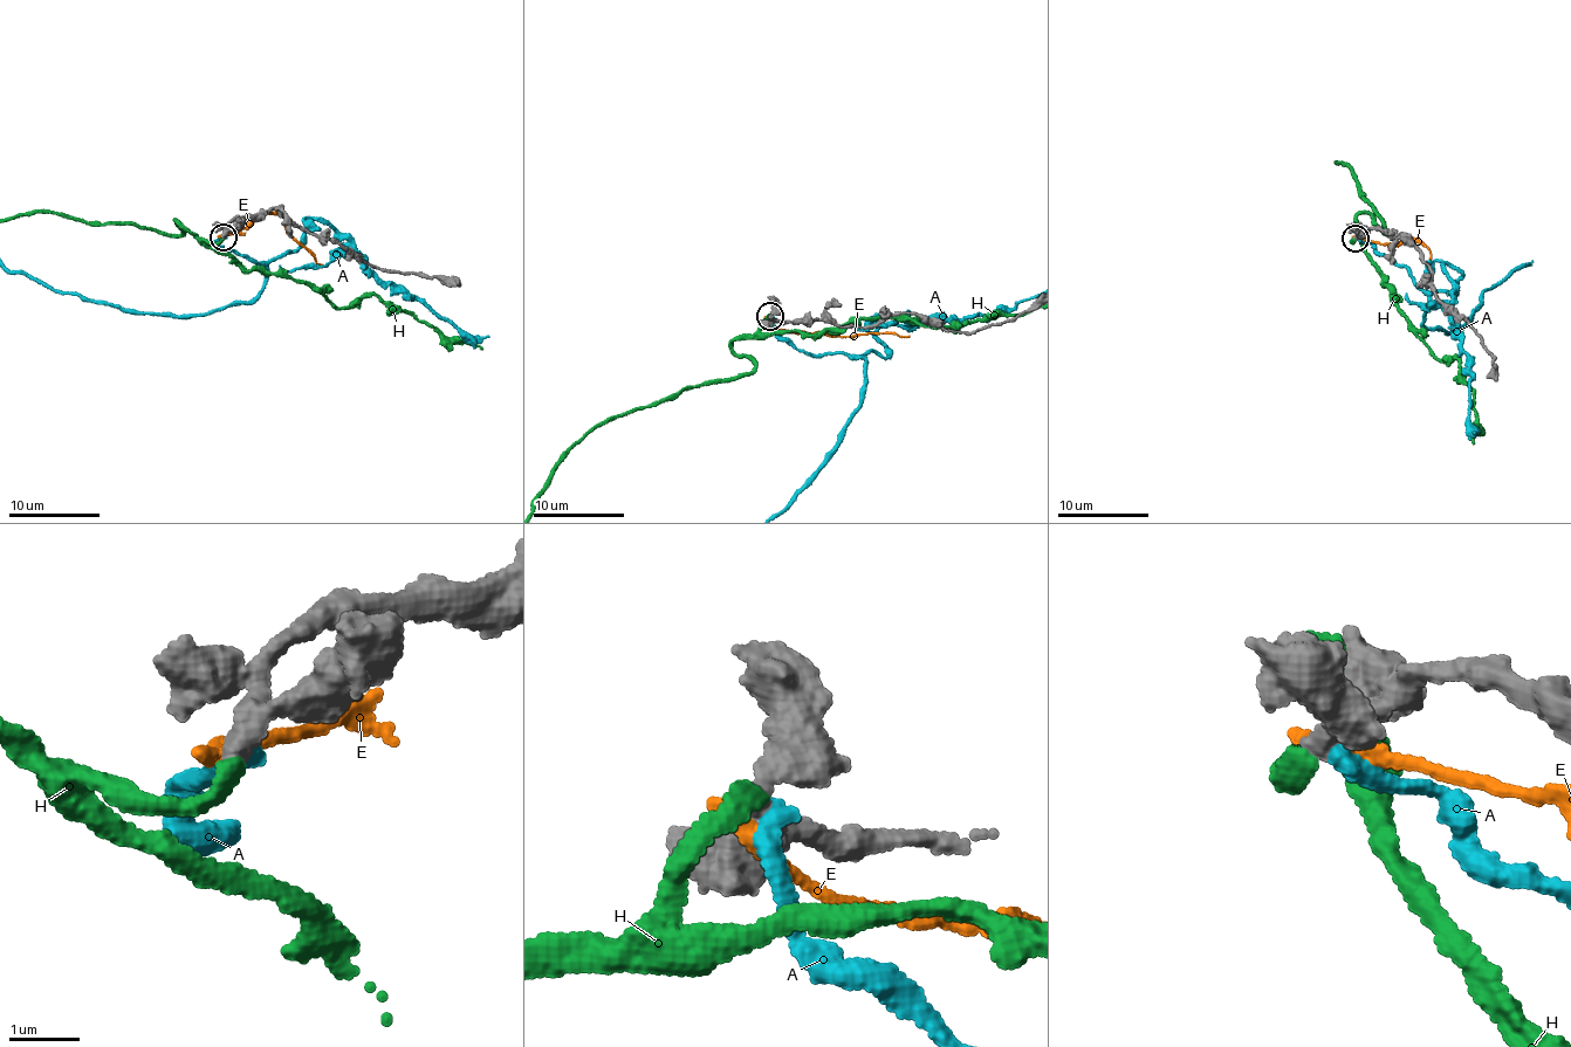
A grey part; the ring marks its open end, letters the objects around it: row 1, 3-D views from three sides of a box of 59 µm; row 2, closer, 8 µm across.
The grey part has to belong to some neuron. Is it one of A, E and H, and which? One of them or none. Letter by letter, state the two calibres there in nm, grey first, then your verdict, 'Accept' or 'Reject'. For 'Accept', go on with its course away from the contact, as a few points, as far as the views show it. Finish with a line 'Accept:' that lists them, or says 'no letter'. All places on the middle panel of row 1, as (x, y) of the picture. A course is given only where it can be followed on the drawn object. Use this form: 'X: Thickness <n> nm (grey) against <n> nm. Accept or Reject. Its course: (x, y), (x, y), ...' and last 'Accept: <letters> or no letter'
A: Thickness 320 nm (grey) against 320 nm. Reject
E: Thickness 280 nm (grey) against 240 nm. Reject
H: Thickness 280 nm (grey) against 280 nm. Accept
Accept: H

